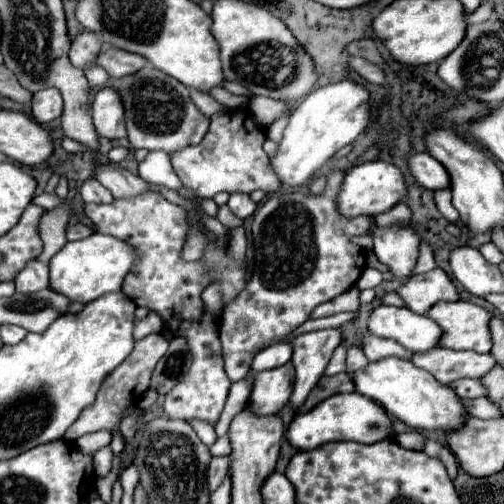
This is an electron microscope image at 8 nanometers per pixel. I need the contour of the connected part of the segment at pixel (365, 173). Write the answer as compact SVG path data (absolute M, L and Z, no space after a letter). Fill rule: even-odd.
M377 160L377 162L365 162L359 166L353 166L347 170L341 192L339 192L339 210L343 216L377 216L381 212L391 210L395 204L399 204L407 196L407 184L403 178L403 172L389 162Z

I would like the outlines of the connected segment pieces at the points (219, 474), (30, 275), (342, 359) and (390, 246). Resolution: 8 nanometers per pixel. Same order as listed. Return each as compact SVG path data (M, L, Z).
M223 456L223 458L213 458L211 464L209 464L209 472L207 472L207 482L209 482L209 490L215 492L223 478L229 474L229 458Z
M39 260L29 262L29 266L25 266L15 278L15 288L19 294L35 294L47 286L49 286L49 268Z
M339 345L335 349L332 358L329 361L329 364L327 365L327 368L324 372L324 376L334 376L336 374L344 372L345 370L346 370L346 348L343 345Z
M411 226L373 228L373 252L381 264L387 264L395 278L413 276L419 254L419 236Z

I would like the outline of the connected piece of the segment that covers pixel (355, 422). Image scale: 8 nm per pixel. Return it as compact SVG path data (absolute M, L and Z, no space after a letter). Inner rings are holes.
M353 392L331 396L325 402L319 402L307 414L297 414L293 422L287 426L285 438L297 450L313 450L327 442L339 440L355 440L361 444L379 442L381 438L389 438L389 434L391 434L391 420L387 418L387 412L373 400L361 396L359 392Z

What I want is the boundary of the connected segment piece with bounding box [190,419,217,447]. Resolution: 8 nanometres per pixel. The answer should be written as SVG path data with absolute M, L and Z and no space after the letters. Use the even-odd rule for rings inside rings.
M193 419L190 421L191 426L196 431L200 440L210 447L217 439L213 425L208 422Z

